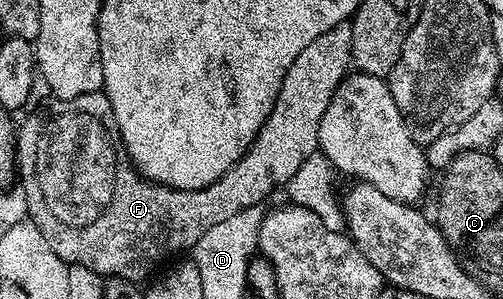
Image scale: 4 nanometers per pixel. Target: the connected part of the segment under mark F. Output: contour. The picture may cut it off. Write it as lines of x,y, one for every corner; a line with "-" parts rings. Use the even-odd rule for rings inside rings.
345,22
334,26
330,30
326,30
326,34
318,34
318,38
314,38
314,42
310,42
310,46
306,46
306,50
302,50
302,54
298,54
298,58
294,58
294,62
290,62
290,70
286,70
286,74
282,78
282,90
278,90
278,98
274,102
274,110
270,110
270,118
266,118
266,122
262,126
262,130
258,130
258,134
254,138
254,142
248,148
245,156
241,156
238,163
230,170
226,170
226,174
222,174
222,178
218,178
218,182
214,182
205,188
198,190
178,190
171,188
165,184
155,184
152,180
147,180
144,176
136,171
132,165
132,159
128,157
128,151
124,149
124,143
120,137
118,126
114,122
114,110
110,106
108,97
103,91
91,92
90,94
82,94
82,98
70,98
69,100
49,99
47,102
33,107
29,116
24,121
19,121
18,131
16,134
16,167
18,169
18,184
26,198
26,206
28,207
27,219
34,222
34,226
38,226
38,230
42,230
42,238
46,238
46,242
50,242
50,250
54,250
54,254
58,254
58,258
62,258
65,264
77,264
78,266
86,266
86,270
94,270
98,275
111,278
117,276
123,280
143,281
143,276
155,266
159,260
167,258
171,252
184,252
195,248
198,238
202,238
202,234
206,234
206,230
210,230
210,226
214,226
218,222
231,218
232,215
238,214
247,208
254,208
263,205
264,199
275,190
276,187
287,185
289,180
294,178
294,174
298,174
298,166
302,166
302,162
306,162
306,158
317,155
320,139
318,138
318,126
322,122
322,114
328,109
328,104
332,101
332,96
336,92
336,87
340,85
341,80
349,75
352,63
352,25

